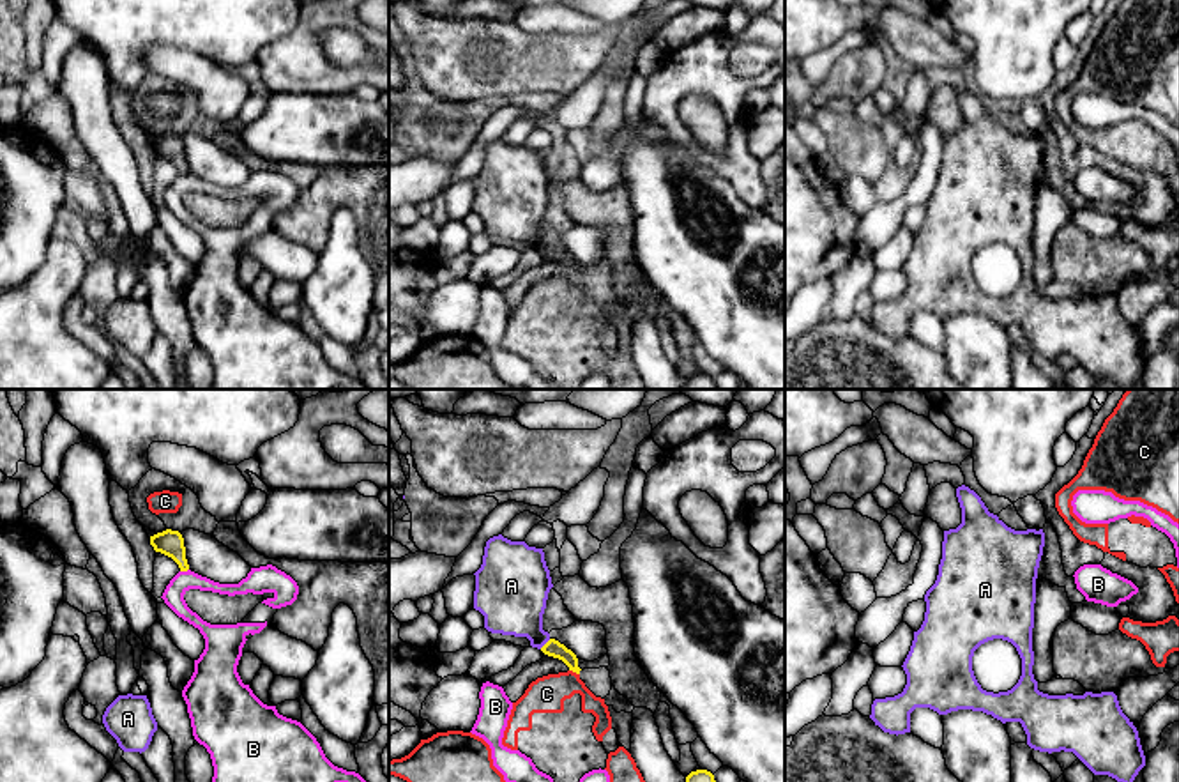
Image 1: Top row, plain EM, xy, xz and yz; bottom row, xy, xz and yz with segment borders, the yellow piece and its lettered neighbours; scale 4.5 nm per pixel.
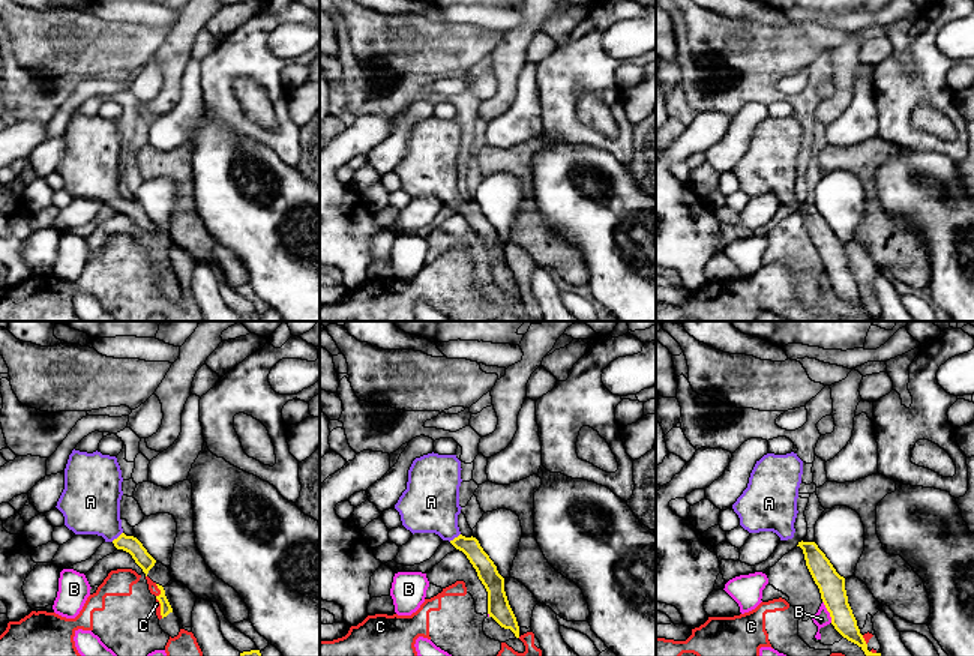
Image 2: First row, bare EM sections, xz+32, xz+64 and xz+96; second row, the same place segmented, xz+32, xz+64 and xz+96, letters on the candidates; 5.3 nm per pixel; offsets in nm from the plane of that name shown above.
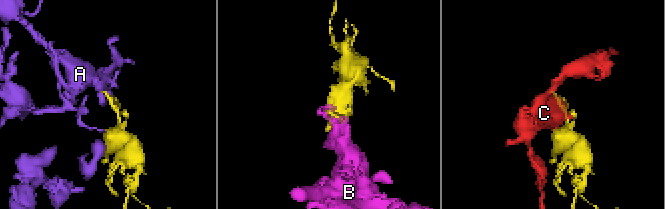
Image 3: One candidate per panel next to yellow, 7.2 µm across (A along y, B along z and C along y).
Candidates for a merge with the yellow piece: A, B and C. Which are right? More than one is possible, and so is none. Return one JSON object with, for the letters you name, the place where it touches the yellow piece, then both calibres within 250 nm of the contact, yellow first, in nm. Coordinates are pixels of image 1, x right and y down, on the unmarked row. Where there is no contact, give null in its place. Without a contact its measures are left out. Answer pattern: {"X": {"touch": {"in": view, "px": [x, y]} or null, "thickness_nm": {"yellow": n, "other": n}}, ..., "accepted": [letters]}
{"A": {"touch": {"in": "xz", "px": [547, 246]}, "thickness_nm": {"yellow": 80, "other": 300}}, "accepted": ["A"]}

